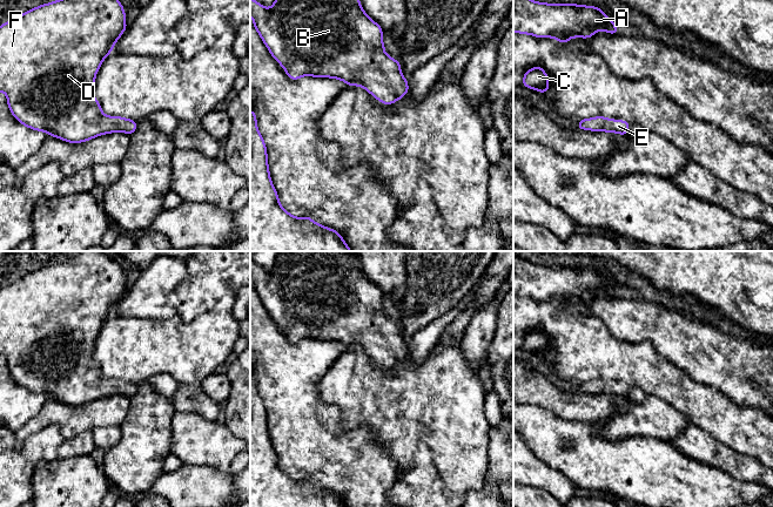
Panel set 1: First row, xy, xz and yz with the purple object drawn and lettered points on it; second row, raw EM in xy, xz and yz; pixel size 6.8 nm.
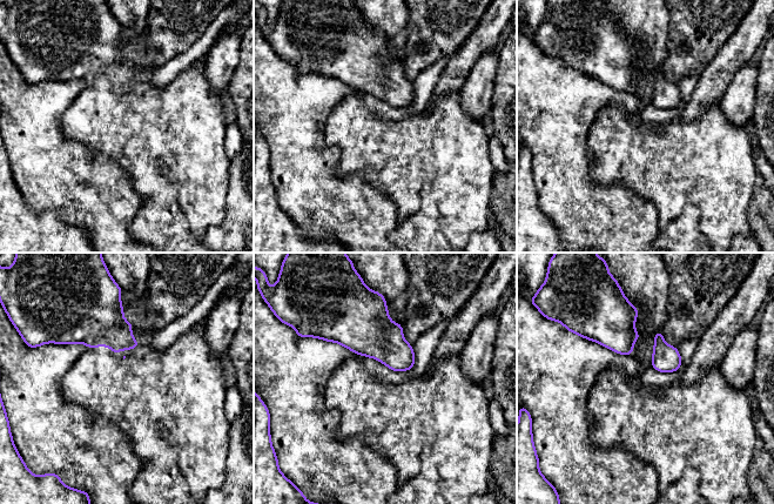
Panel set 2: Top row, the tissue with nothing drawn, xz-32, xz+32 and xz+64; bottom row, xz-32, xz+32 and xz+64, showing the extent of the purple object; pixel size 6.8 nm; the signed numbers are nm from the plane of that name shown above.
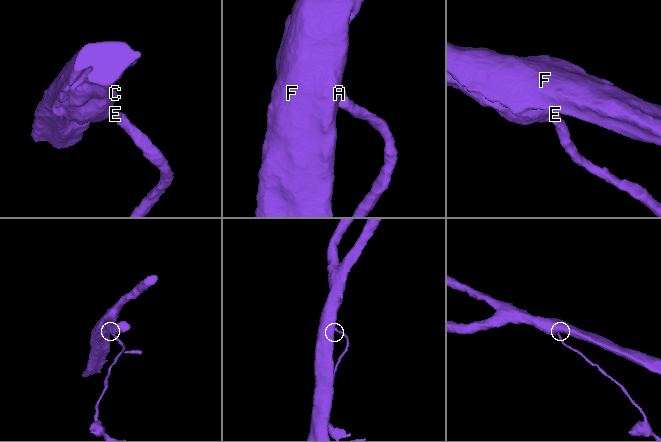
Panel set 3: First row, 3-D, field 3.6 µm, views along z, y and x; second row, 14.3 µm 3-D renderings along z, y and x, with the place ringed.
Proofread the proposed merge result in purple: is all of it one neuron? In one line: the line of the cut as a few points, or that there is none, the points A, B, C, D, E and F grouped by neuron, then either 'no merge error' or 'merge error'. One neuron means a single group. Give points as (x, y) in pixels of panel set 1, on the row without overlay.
no cut; A B C D E F; no merge error

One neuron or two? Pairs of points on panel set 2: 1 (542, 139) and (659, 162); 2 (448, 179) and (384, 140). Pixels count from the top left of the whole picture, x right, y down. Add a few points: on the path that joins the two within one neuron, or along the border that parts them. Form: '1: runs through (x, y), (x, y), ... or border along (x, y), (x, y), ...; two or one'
1: border along (593, 121), (587, 134), (590, 175); two
2: runs through (432, 163), (429, 160), (406, 160), (399, 155); one

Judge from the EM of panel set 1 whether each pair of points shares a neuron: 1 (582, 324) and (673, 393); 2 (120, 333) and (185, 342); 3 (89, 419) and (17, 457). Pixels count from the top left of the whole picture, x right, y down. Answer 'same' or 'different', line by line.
1: same
2: same
3: different

